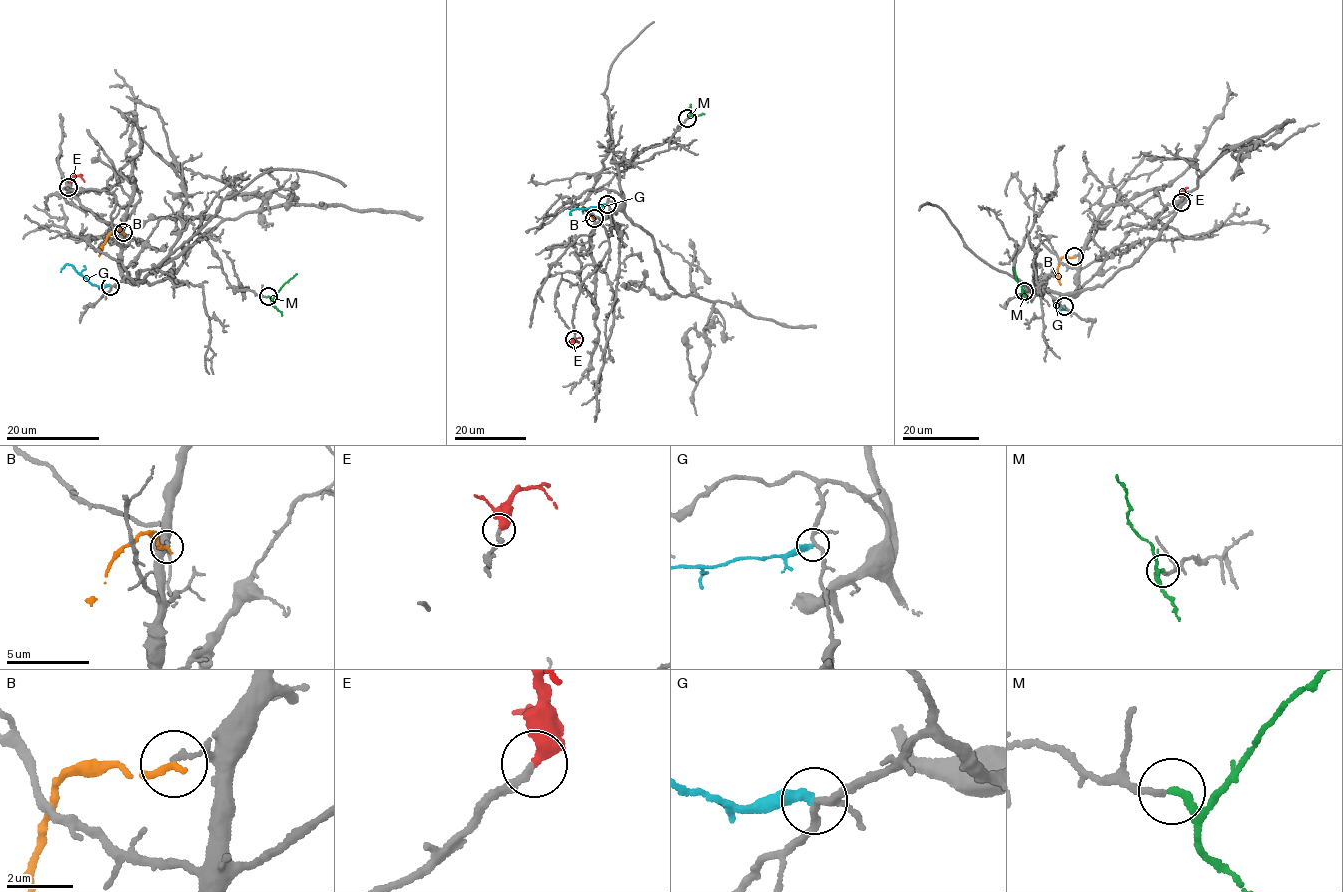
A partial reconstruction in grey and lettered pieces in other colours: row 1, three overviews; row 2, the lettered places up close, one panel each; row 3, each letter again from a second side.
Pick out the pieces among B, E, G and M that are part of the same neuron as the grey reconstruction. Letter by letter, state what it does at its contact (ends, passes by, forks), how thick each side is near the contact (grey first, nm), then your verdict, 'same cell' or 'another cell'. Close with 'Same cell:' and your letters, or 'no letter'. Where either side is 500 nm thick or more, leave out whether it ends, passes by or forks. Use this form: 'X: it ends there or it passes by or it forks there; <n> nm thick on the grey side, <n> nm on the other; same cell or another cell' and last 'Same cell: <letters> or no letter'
B: it ends there; 140 nm thick on the grey side, 220 nm on the other; another cell
E: it ends there; 220 nm thick on the grey side, 440 nm on the other; same cell
G: it ends there; 190 nm thick on the grey side, 360 nm on the other; another cell
M: it ends there; 190 nm thick on the grey side, 220 nm on the other; same cell
Same cell: E, M

